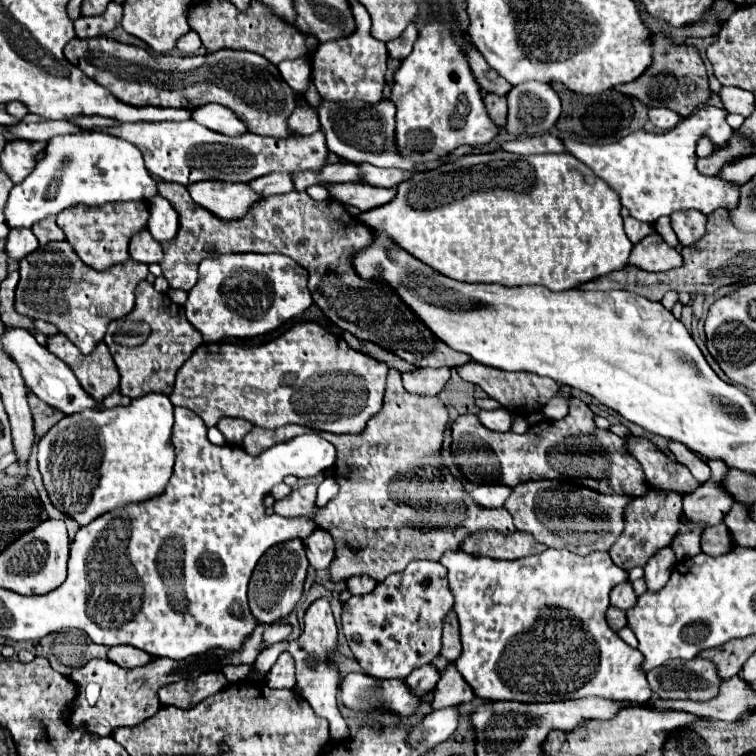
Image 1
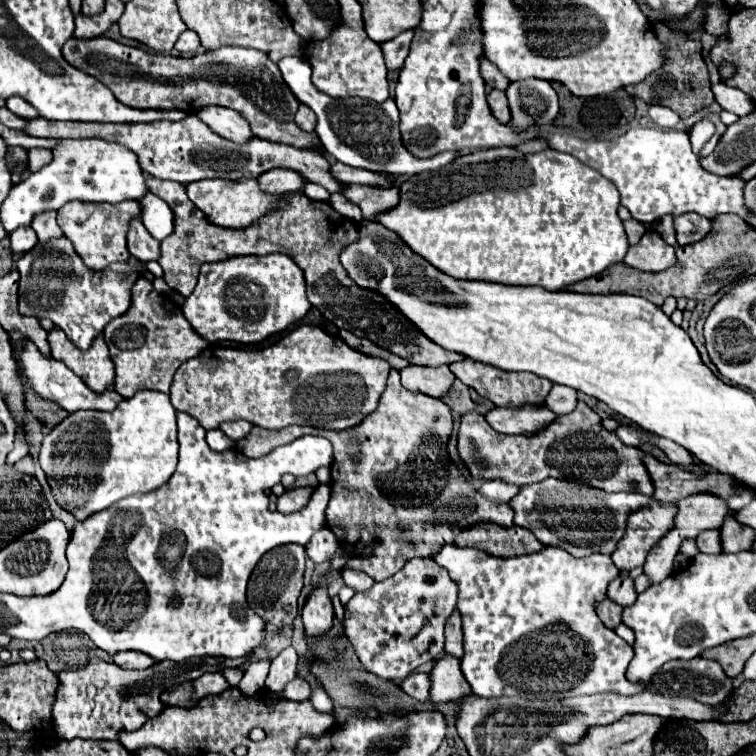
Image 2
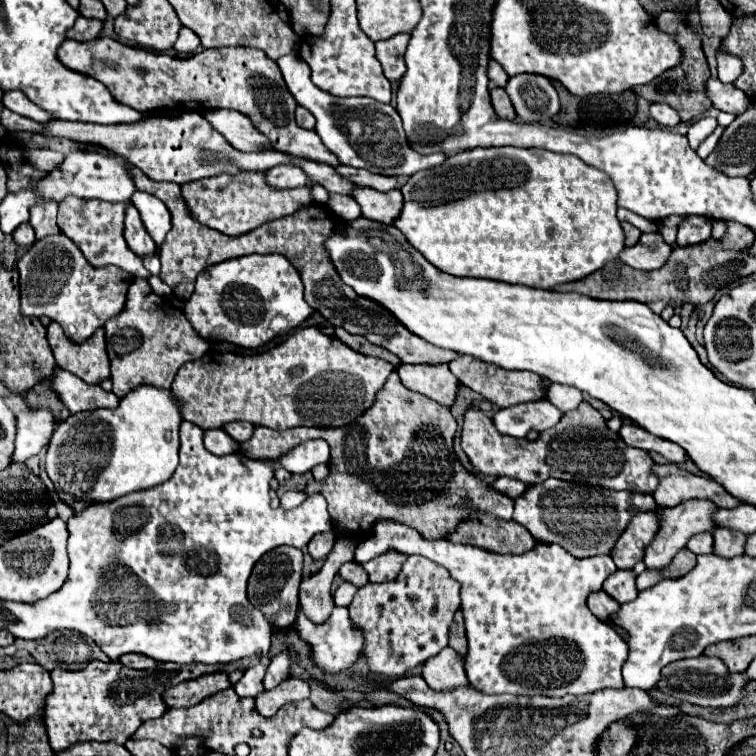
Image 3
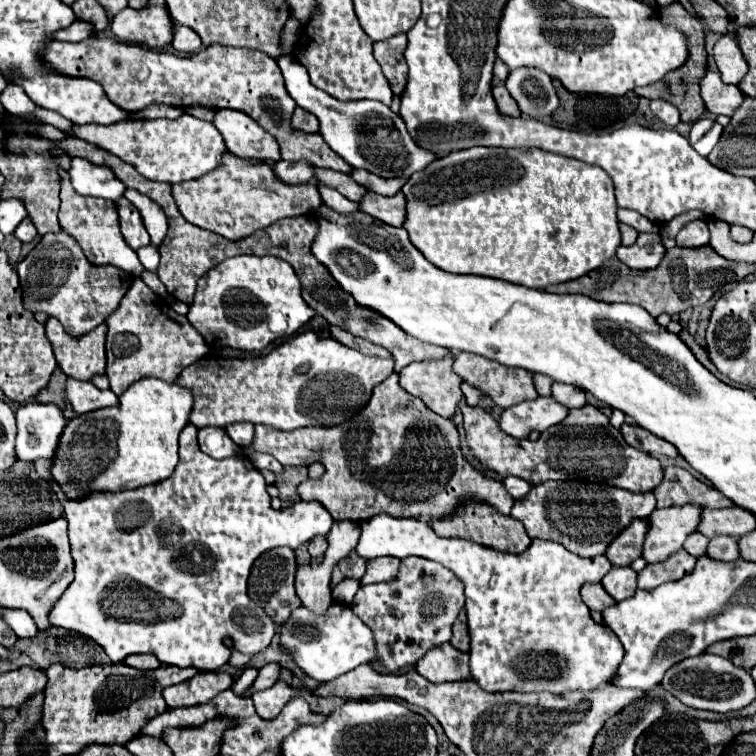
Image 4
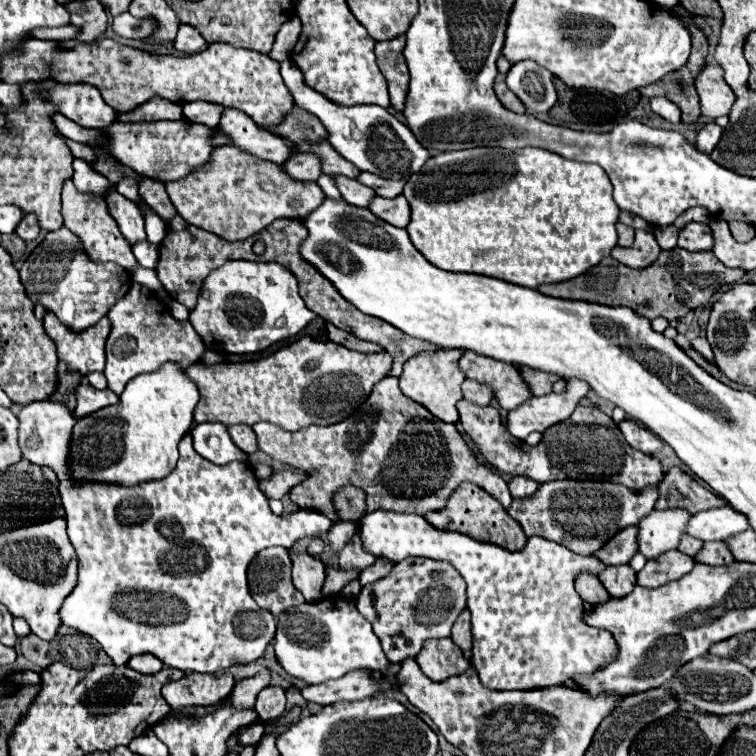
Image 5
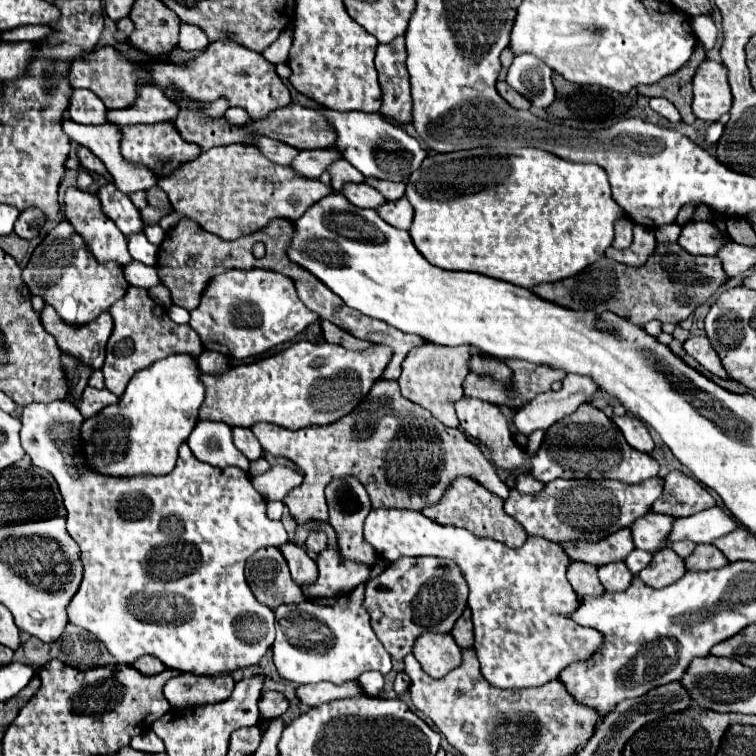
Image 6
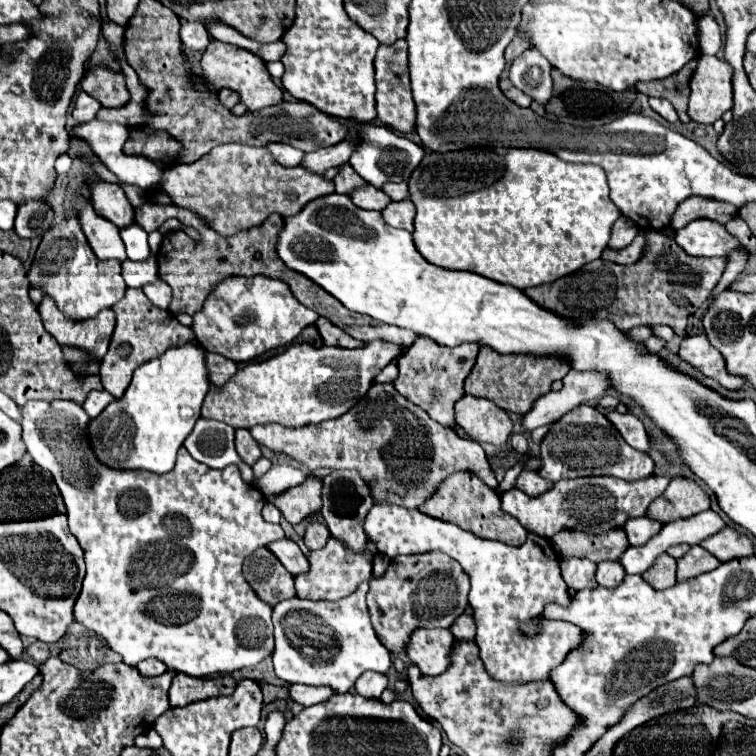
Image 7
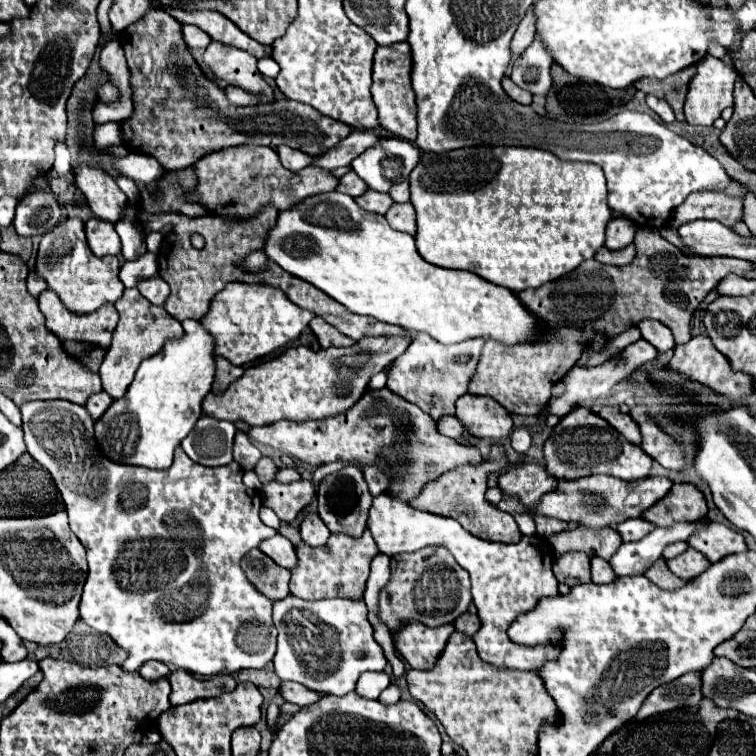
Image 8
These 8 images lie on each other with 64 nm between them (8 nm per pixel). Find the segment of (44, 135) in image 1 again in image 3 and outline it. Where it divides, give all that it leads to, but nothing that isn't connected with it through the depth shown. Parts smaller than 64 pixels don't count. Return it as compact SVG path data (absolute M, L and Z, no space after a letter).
M182 112L180 116L168 118L168 116L148 116L144 120L132 122L132 124L84 124L84 122L48 122L46 124L46 136L64 136L76 142L84 144L94 144L102 146L114 154L124 156L130 164L140 168L148 178L158 180L158 182L174 182L174 184L186 184L192 180L200 180L206 176L216 176L216 174L230 174L230 172L240 172L240 170L268 170L276 164L298 164L312 182L324 186L328 192L338 192L352 196L352 184L350 180L344 180L338 172L334 172L332 166L328 164L316 164L312 160L296 160L284 152L238 152L232 148L224 136L220 136L208 120L204 120L202 114L198 112Z

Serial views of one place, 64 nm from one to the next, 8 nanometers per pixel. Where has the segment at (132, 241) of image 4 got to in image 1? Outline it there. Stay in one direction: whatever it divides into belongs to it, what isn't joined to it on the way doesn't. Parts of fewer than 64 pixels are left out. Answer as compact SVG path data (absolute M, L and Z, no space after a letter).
M140 230L136 236L130 240L130 256L138 262L152 264L162 258L162 246L156 242L148 230Z

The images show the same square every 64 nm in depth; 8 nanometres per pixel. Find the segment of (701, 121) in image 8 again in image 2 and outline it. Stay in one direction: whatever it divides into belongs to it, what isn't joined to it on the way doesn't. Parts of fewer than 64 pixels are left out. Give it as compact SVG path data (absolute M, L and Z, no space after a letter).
M718 82L718 84L712 84L712 92L716 102L722 106L722 110L734 112L736 116L748 116L748 112L754 110L754 102L748 98L748 94L744 94L738 88Z

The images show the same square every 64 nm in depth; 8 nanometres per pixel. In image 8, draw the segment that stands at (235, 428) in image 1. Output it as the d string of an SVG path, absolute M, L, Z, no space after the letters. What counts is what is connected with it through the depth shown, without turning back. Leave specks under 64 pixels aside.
M236 432L234 440L234 460L244 468L244 470L254 470L256 462L262 458L260 450L248 440L244 432Z

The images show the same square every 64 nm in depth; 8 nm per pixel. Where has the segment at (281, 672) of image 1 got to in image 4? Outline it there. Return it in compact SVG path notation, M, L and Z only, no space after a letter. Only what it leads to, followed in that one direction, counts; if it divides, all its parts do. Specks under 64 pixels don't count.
M266 664L264 668L260 668L258 678L256 678L256 680L254 680L254 684L250 686L250 694L256 694L258 690L270 688L270 686L278 680L278 670L280 670L280 666L278 666L278 664Z

